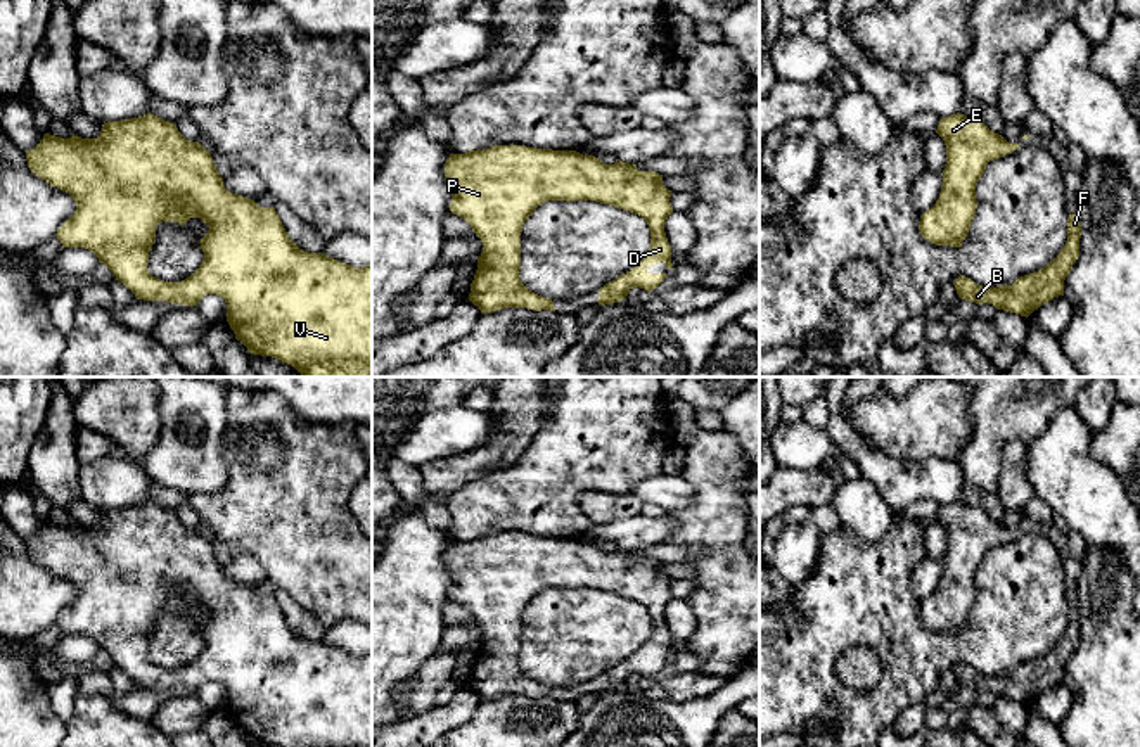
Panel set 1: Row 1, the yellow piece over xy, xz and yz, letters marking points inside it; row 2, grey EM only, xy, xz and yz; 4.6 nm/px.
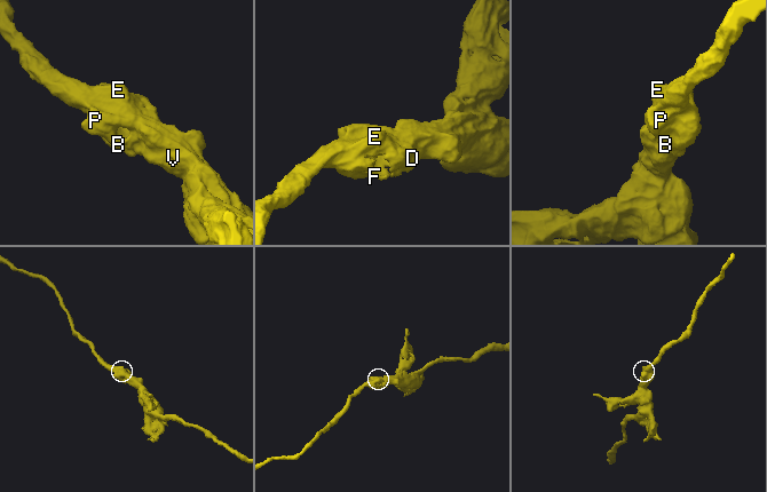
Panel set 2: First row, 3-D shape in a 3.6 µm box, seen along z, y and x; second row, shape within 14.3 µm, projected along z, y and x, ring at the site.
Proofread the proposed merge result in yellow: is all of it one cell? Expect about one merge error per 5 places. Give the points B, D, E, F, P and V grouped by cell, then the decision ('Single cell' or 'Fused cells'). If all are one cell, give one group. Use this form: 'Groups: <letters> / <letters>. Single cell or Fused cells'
Groups: B D E F P V. Single cell

